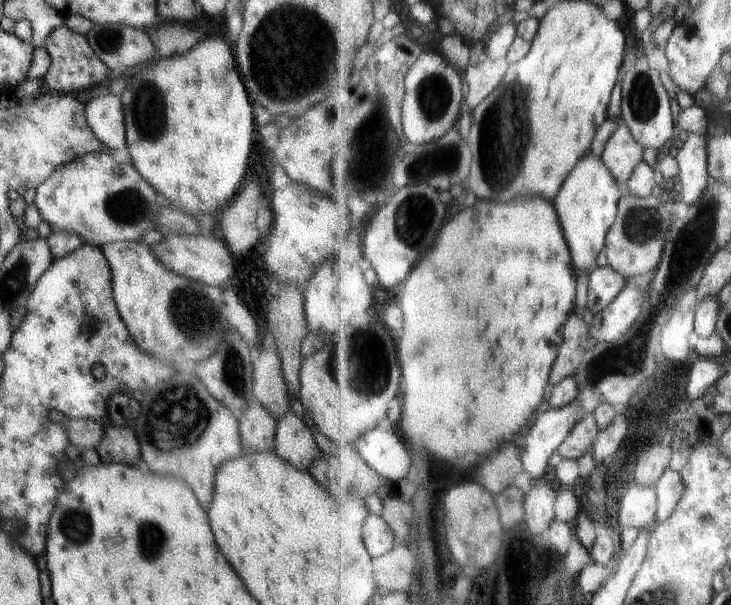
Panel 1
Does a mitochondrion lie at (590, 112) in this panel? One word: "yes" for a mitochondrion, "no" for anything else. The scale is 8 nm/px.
no

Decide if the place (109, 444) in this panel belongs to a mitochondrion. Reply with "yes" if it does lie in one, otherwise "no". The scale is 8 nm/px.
no

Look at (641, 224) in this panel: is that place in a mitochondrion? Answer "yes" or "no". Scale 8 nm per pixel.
yes

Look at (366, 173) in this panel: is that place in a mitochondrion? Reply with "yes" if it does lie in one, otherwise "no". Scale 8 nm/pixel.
no

